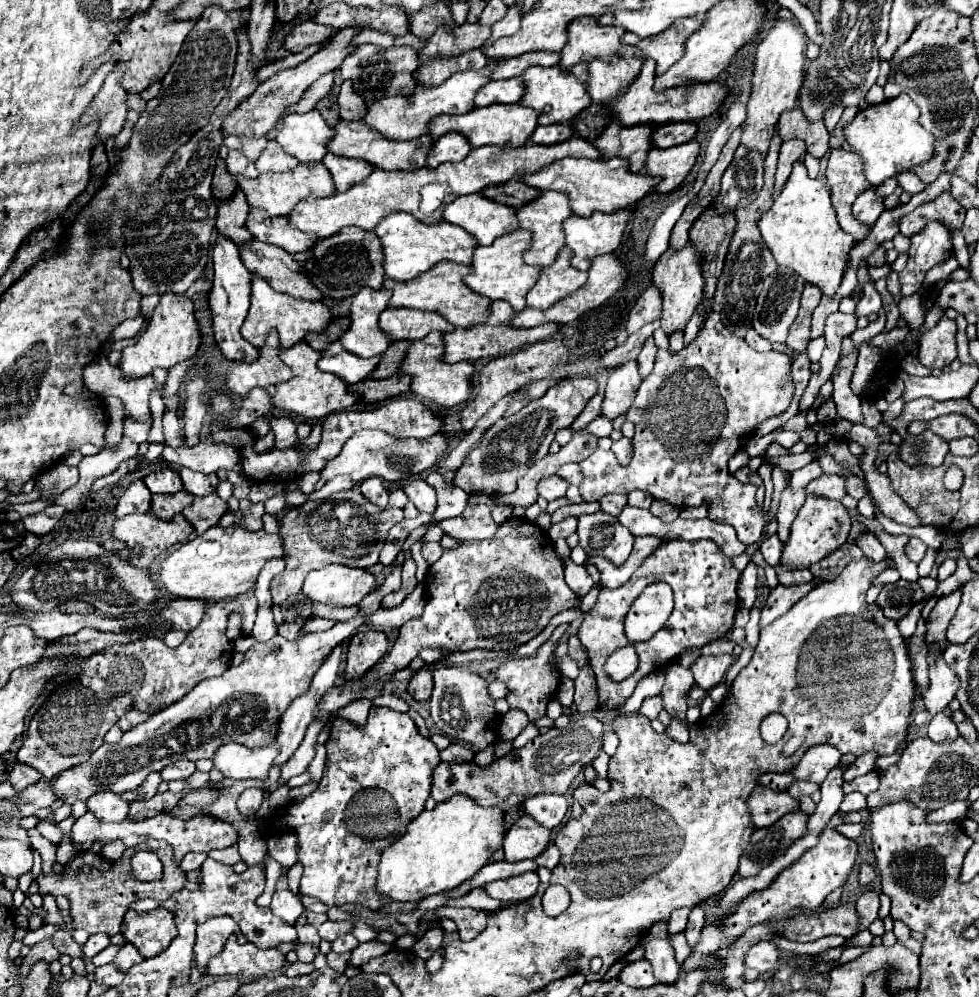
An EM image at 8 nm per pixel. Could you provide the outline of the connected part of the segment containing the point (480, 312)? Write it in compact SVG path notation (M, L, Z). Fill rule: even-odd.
M439 261L433 269L427 273L421 273L417 279L411 281L395 281L385 277L383 289L391 289L393 295L389 299L389 309L399 309L399 307L411 307L411 309L421 309L421 311L435 311L441 317L445 317L451 325L455 327L471 327L481 321L485 321L489 313L489 299L475 295L467 285L463 283L463 275L469 273L469 267L453 263L453 261Z

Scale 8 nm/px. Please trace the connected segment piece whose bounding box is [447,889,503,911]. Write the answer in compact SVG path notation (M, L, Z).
M473 889L463 899L453 899L447 905L449 907L477 907L477 909L483 909L483 911L497 911L501 907L501 903L503 901L499 901L499 899L487 897L483 889Z

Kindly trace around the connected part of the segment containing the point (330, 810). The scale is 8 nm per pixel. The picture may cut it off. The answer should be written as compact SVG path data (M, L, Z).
M371 707L369 719L363 727L353 727L347 719L335 719L331 727L327 747L327 763L319 787L303 801L289 803L281 811L273 811L267 819L273 833L293 833L299 841L299 863L303 865L303 877L299 891L303 895L317 897L325 905L363 905L383 917L367 919L375 931L391 931L397 937L407 929L397 923L401 913L415 913L419 901L383 901L375 889L377 865L385 847L403 837L407 825L425 809L425 801L431 793L431 769L441 761L439 749L431 739L423 737L413 719L407 713L397 713L387 707Z

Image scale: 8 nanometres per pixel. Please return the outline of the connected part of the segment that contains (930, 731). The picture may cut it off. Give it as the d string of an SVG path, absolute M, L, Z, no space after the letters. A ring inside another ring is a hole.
M941 711L931 719L931 723L927 727L927 735L931 741L939 743L945 739L957 739L959 729L957 729L957 723L953 721L953 717L947 715L945 711Z

